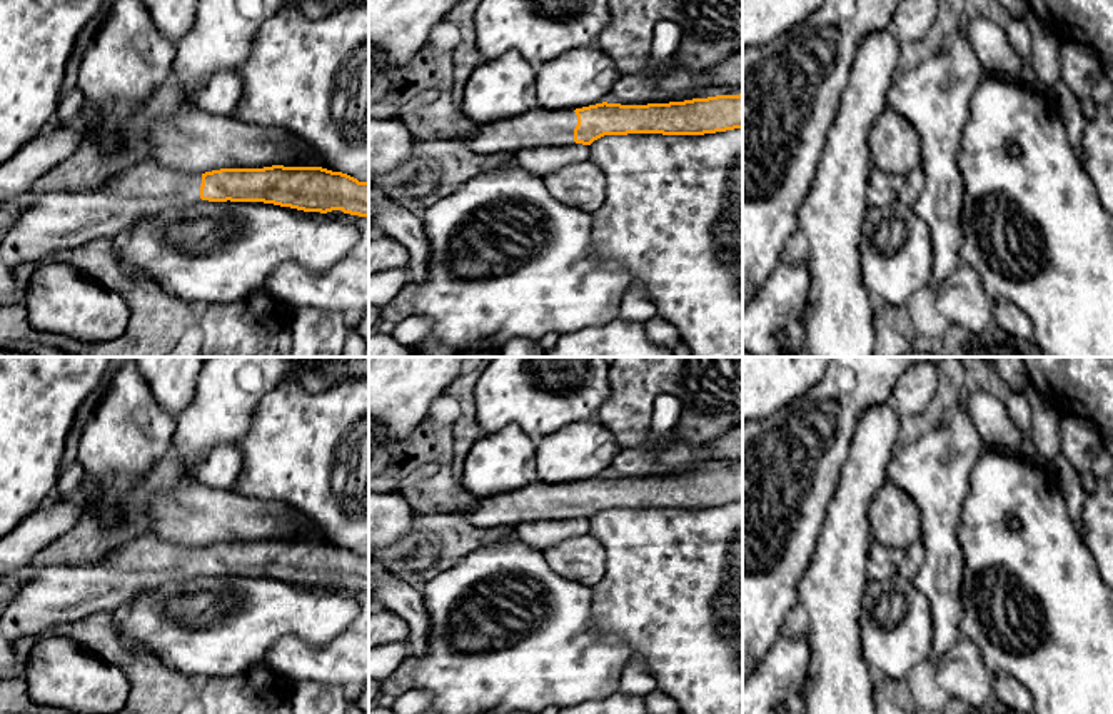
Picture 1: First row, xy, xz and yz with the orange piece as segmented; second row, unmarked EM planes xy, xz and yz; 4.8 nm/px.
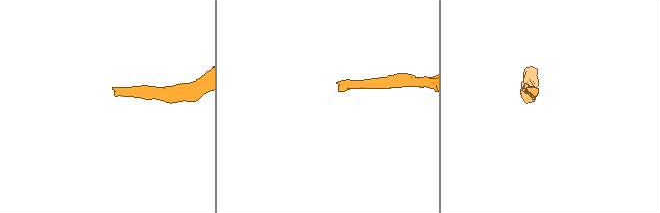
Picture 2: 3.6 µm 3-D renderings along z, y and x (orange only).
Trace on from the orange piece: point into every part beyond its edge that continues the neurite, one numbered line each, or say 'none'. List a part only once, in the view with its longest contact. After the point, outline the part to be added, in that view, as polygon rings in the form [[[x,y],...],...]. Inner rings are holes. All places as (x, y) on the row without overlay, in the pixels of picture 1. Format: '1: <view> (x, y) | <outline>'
1: xz (541, 501) | [[[536,482],[514,492],[502,492],[477,499],[477,505],[461,512],[469,524],[481,529],[517,527],[524,522],[539,522],[559,517],[576,517],[576,485]]]

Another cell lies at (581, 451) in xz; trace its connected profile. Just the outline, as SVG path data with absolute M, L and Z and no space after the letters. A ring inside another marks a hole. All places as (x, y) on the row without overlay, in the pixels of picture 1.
M574 422L536 442L536 470L547 484L602 477L619 449L614 434L602 424Z

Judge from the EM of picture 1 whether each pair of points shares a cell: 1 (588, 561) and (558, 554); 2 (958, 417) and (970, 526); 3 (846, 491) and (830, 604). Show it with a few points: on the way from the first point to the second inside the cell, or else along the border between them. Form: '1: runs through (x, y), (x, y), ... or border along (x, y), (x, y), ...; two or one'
1: runs through (581, 559), (564, 558); one
2: border along (977, 457), (956, 534); two
3: runs through (846, 519), (846, 534), (836, 576); one

